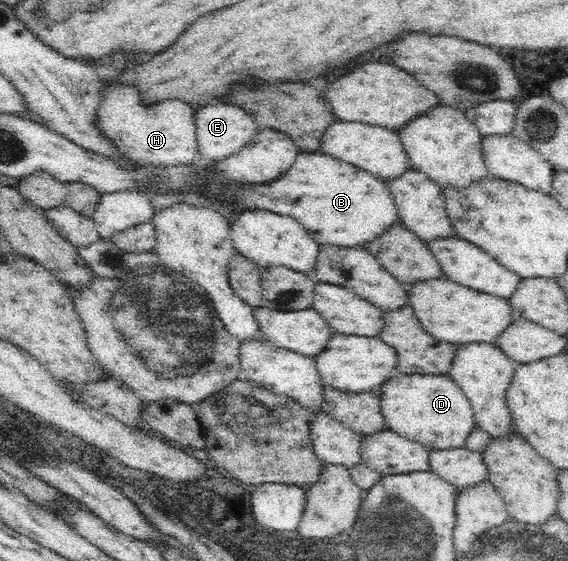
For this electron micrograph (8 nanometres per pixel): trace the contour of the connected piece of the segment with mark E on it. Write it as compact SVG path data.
M209 105L205 109L199 109L195 115L195 127L199 153L194 165L201 168L237 153L245 145L249 145L259 131L254 118L242 107L235 105Z

